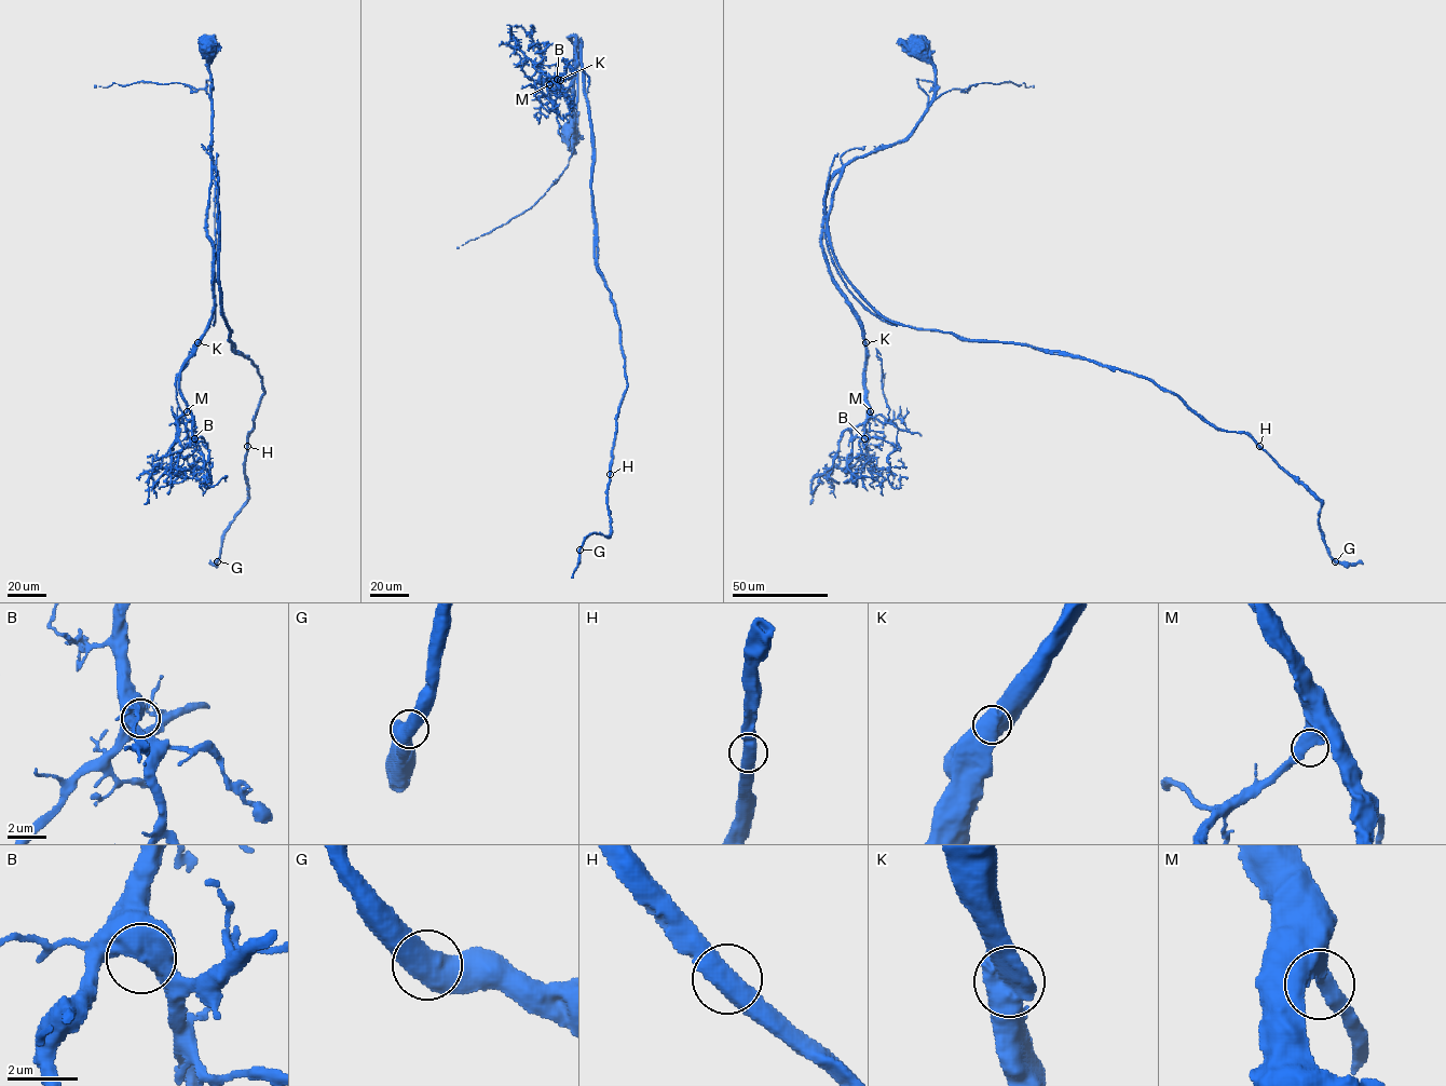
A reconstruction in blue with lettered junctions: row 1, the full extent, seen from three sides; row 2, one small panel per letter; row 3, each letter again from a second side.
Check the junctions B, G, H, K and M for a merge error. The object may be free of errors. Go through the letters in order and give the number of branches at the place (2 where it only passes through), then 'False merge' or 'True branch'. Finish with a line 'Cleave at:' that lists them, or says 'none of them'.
B: Branches: 2. True branch
G: Branches: 2. True branch
H: Branches: 2. True branch
K: Branches: 2. True branch
M: Branches: 2. True branch
Cleave at: none of them

